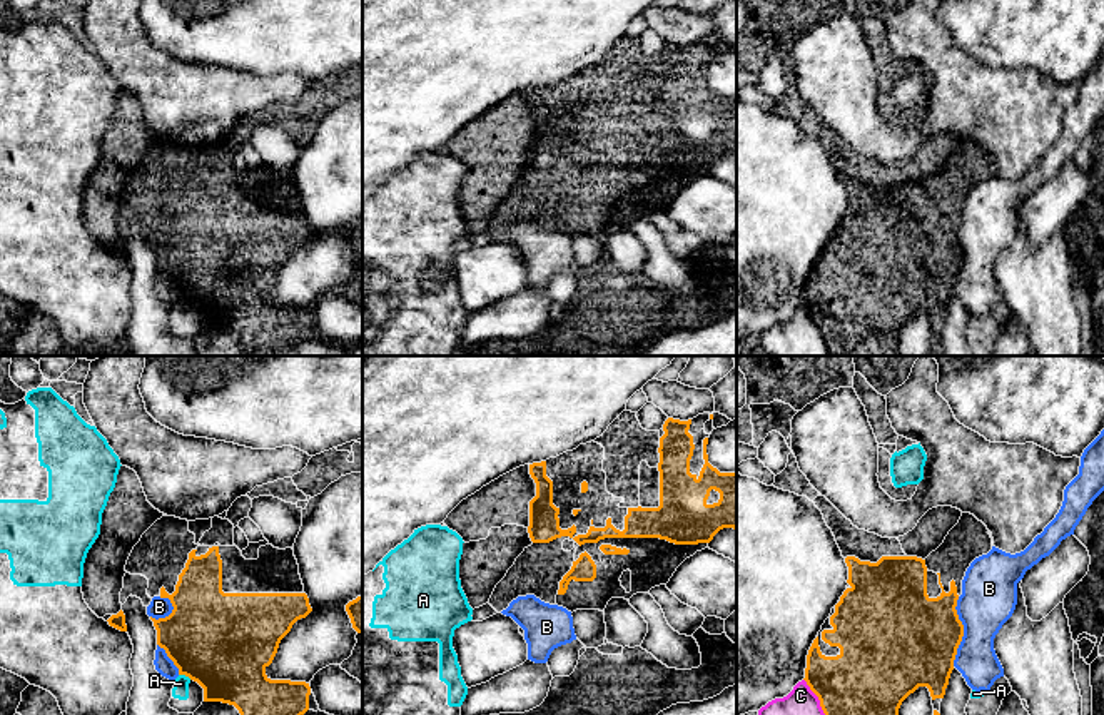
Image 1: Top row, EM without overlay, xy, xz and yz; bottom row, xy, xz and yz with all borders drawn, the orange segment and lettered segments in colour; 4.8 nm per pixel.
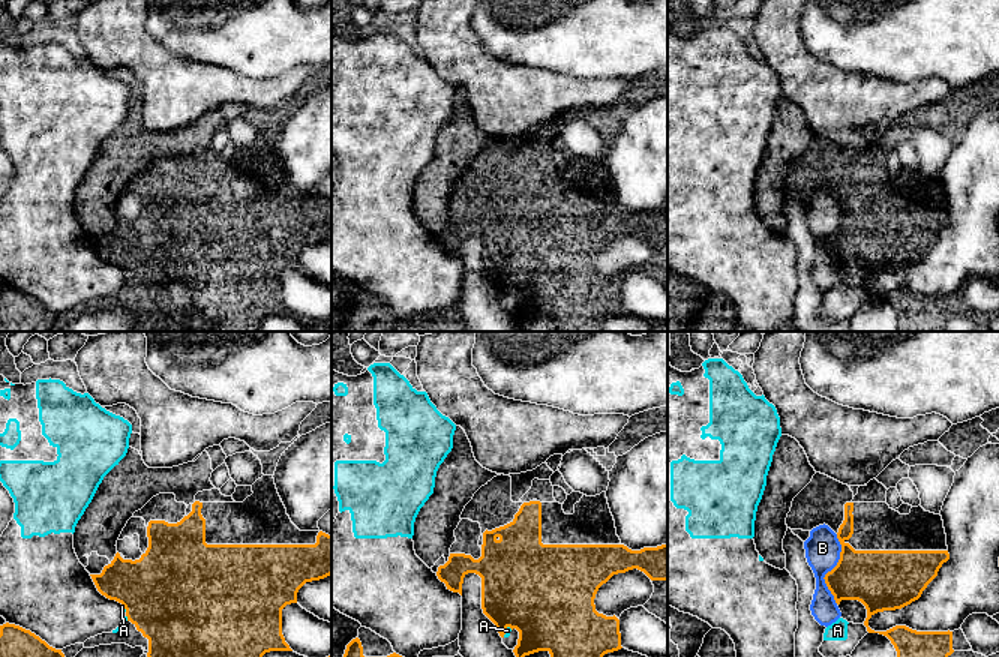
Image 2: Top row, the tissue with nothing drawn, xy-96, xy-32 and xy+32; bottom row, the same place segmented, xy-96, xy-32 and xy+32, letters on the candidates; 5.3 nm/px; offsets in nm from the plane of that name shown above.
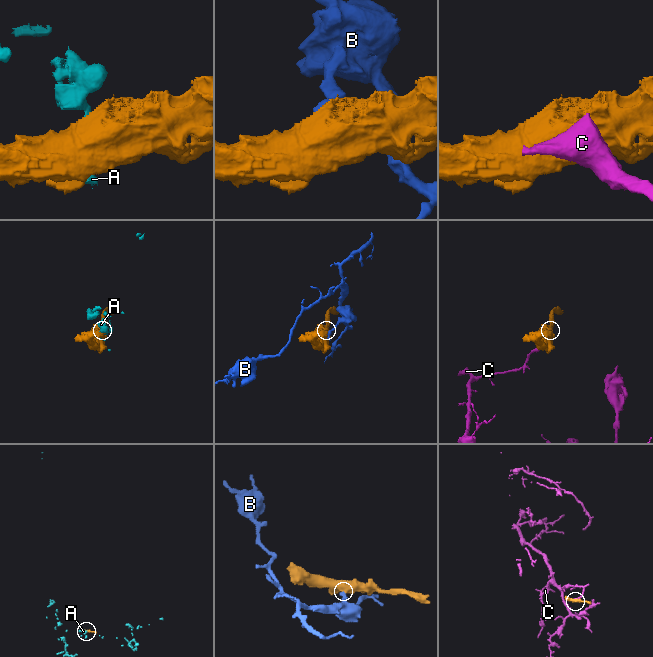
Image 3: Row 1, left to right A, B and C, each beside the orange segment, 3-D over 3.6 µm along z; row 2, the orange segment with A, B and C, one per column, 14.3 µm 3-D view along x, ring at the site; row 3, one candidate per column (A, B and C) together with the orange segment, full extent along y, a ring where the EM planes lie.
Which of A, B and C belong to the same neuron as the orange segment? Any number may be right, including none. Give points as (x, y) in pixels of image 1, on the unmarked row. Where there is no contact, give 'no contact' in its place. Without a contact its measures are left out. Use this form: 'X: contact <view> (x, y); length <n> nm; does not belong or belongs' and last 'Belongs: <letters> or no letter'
A: contact xy (186, 301); length 70 nm; does not belong
B: contact yz (962, 258); length 340 nm; does not belong
C: contact yz (820, 329); length 280 nm; does not belong
Belongs: no letter

